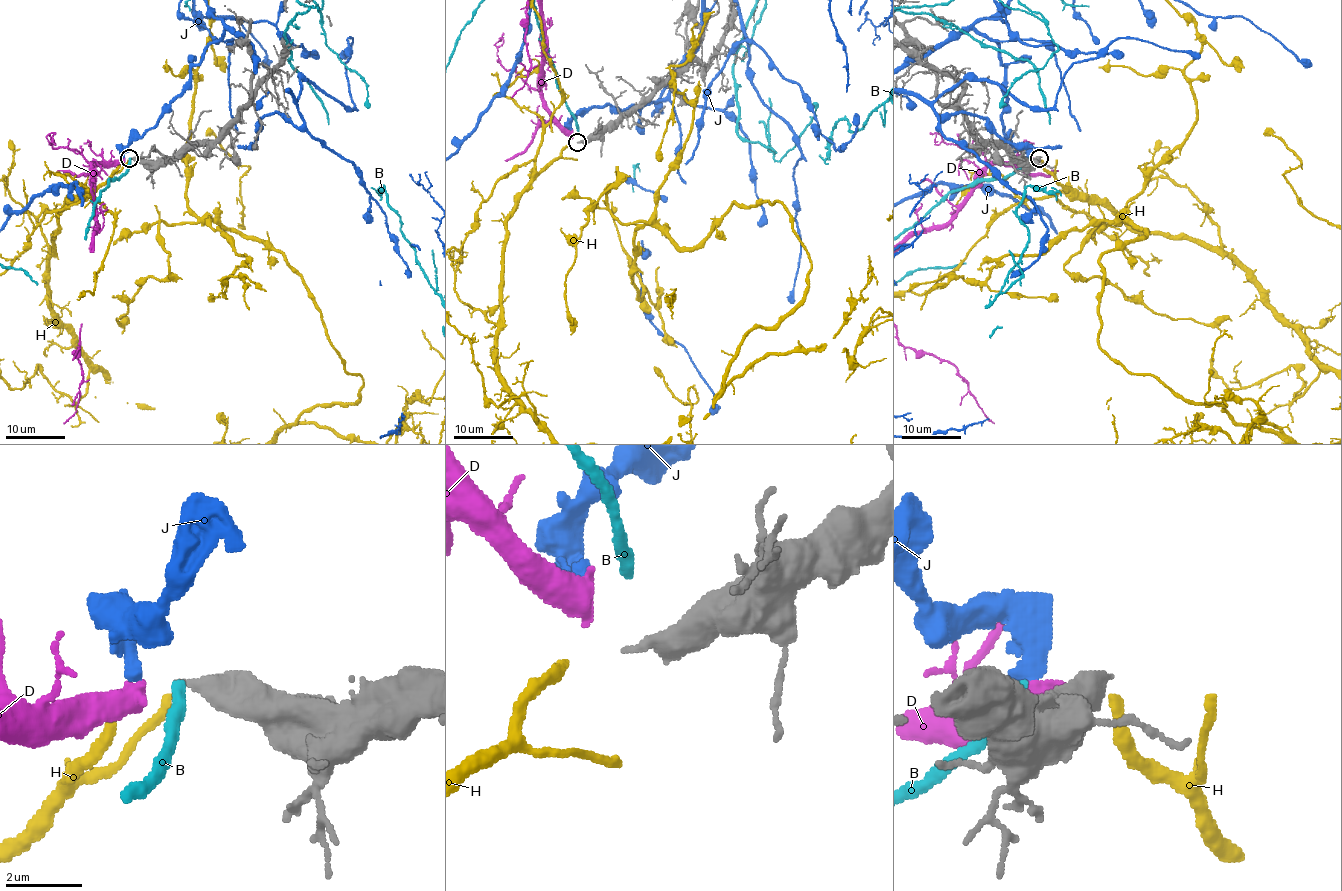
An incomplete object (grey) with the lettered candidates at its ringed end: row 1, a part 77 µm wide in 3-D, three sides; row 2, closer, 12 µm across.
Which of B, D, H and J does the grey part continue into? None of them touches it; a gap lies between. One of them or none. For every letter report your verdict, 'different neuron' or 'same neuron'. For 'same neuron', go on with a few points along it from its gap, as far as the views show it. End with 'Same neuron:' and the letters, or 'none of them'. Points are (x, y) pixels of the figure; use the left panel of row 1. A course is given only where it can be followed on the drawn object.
B: different neuron
D: different neuron
H: different neuron
J: different neuron
Same neuron: none of them

